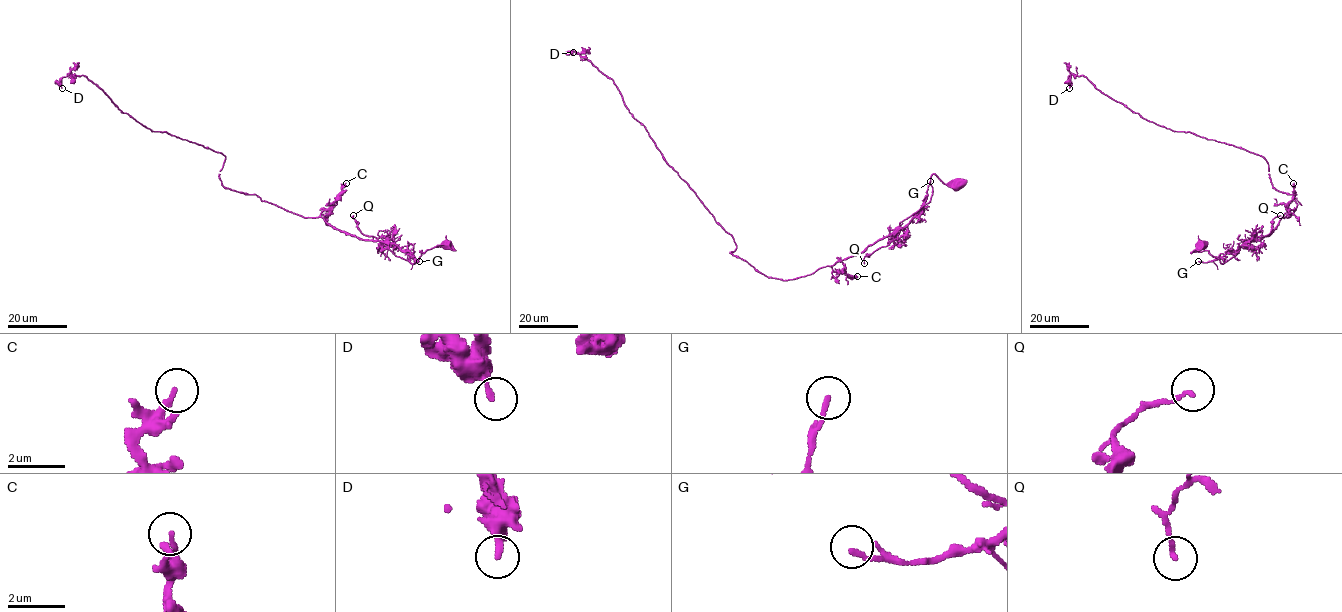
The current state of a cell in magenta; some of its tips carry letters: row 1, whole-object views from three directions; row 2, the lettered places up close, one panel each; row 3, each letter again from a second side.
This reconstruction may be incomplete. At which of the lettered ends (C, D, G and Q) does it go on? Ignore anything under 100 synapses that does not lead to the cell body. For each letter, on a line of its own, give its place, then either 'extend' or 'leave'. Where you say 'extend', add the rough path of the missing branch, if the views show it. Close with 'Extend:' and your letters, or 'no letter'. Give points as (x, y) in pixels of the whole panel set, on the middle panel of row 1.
C: at (857, 276); leave
D: at (573, 52); leave
G: at (930, 181); leave
Q: at (864, 263); leave
Extend: no letter

